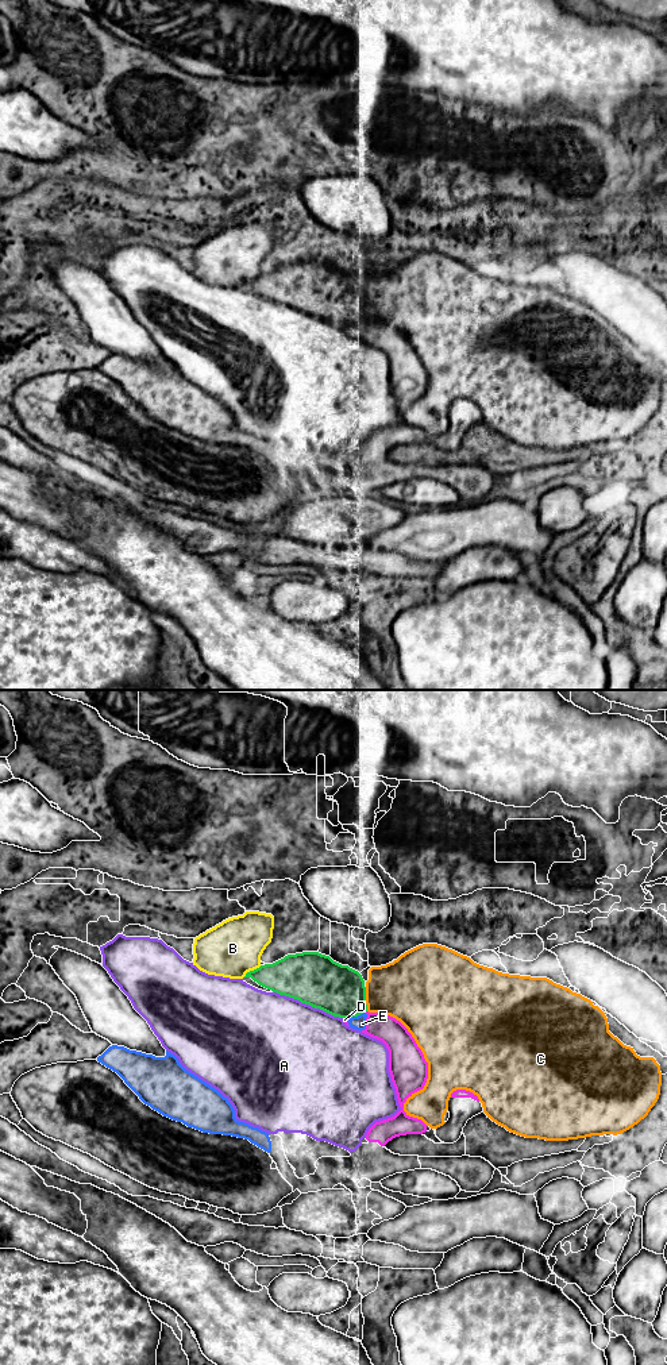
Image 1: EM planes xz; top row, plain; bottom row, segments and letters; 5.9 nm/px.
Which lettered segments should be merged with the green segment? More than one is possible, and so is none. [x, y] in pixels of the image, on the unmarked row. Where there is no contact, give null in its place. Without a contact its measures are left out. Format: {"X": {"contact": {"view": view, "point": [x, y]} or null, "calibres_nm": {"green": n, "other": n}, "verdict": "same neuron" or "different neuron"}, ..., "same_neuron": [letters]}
{"A": {"contact": {"view": "xz", "point": [308, 312]}, "calibres_nm": {"green": 320, "other": 480}, "verdict": "different neuron"}, "B": {"contact": {"view": "xz", "point": [251, 280]}, "calibres_nm": {"green": 240, "other": 340}, "verdict": "different neuron"}, "C": {"contact": {"view": "xz", "point": [365, 308]}, "calibres_nm": {"green": 300, "other": 360}, "verdict": "same neuron"}, "D": {"contact": {"view": "xz", "point": [344, 326]}, "calibres_nm": {"green": 300, "other": 20}, "verdict": "different neuron"}, "E": {"contact": {"view": "xz", "point": [355, 324]}, "calibres_nm": {"green": 300, "other": 80}, "verdict": "different neuron"}, "same_neuron": ["C"]}

